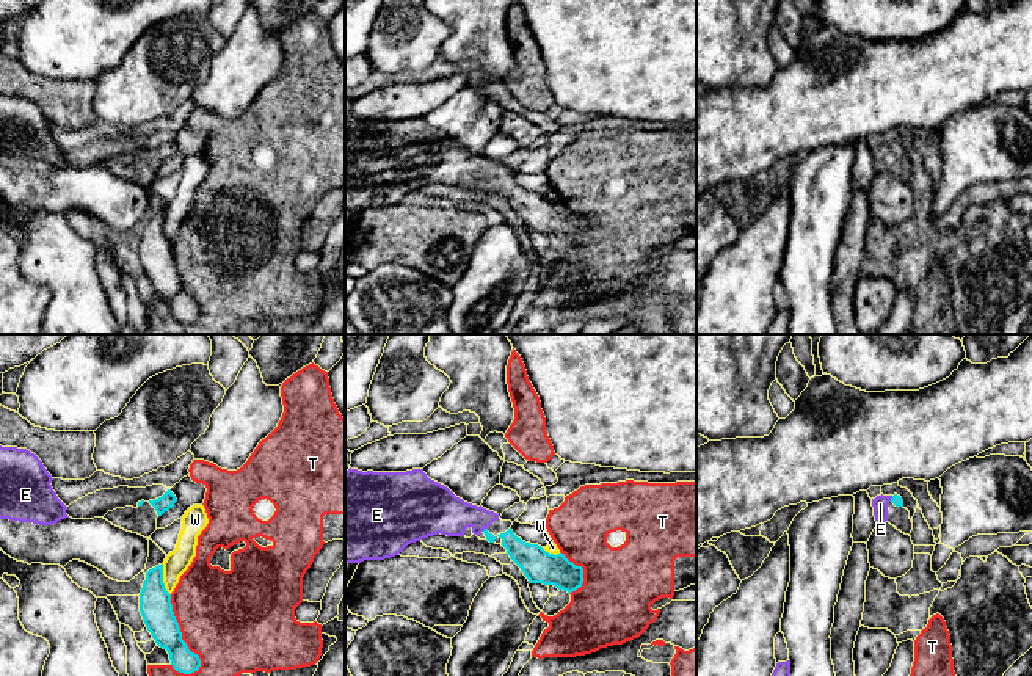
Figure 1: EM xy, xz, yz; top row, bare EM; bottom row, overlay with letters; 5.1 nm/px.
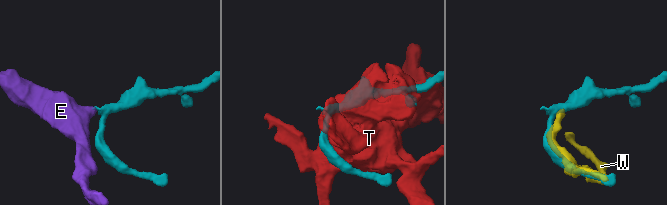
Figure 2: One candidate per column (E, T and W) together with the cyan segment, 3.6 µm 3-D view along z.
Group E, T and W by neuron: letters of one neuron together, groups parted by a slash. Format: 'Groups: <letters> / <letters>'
Groups: E / T / W

